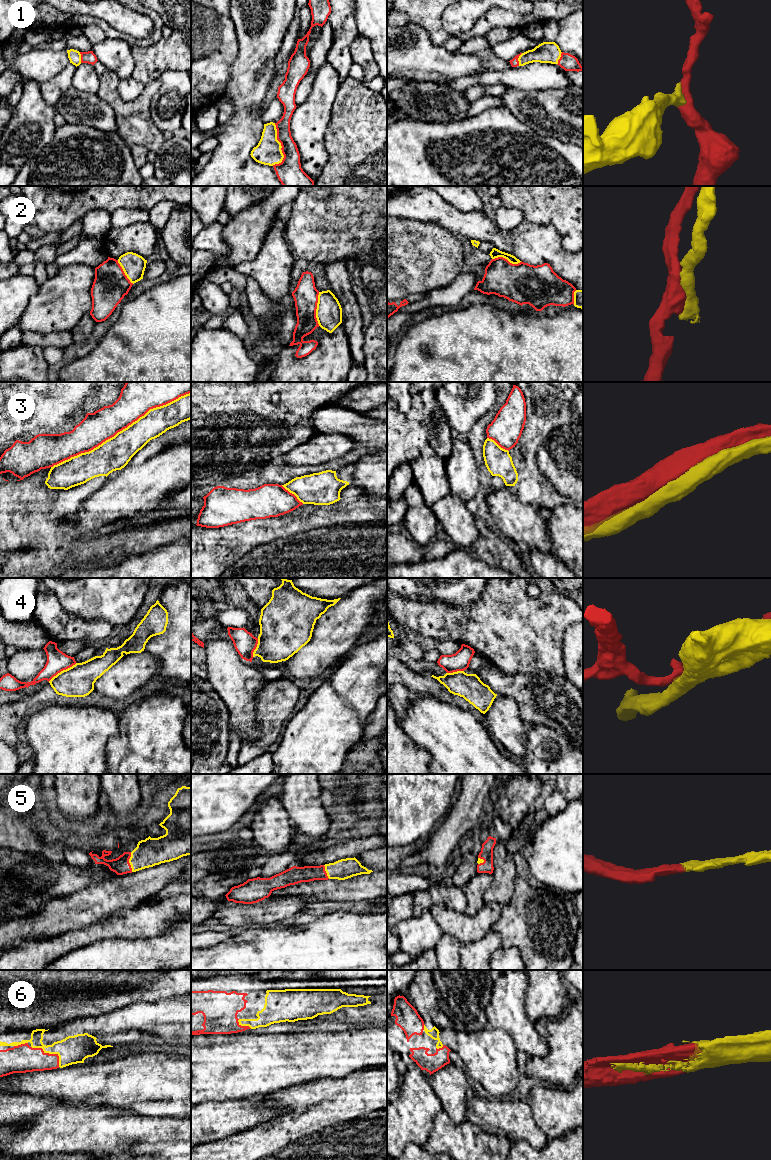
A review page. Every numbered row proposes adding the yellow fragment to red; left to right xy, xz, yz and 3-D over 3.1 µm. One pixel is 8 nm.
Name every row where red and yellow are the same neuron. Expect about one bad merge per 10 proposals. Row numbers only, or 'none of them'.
1, 5, 6

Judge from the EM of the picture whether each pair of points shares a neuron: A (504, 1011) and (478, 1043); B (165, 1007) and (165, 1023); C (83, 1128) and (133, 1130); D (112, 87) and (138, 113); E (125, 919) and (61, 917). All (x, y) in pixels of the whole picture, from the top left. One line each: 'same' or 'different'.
A: different
B: same
C: same
D: same
E: different

